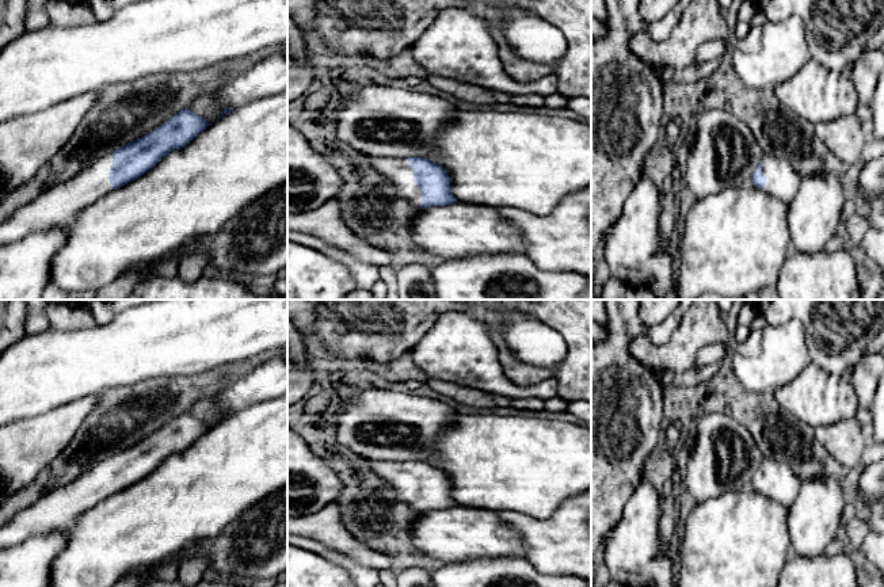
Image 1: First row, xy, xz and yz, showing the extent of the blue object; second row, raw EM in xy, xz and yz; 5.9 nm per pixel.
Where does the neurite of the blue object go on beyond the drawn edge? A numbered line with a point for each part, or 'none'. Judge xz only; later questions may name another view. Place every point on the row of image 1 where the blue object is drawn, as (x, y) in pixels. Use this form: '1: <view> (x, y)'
1: xz (396, 171)

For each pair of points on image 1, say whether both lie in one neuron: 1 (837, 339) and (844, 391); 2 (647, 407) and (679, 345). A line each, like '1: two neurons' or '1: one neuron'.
1: two neurons
2: two neurons

